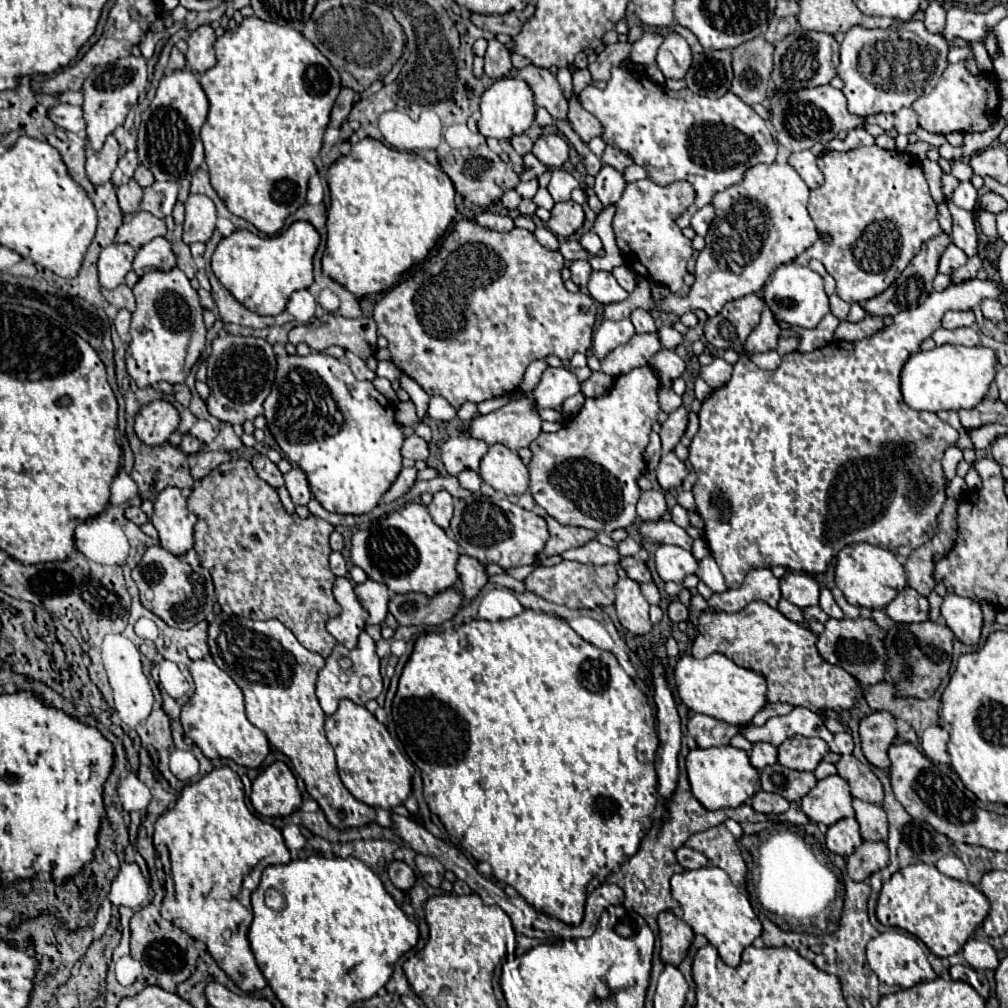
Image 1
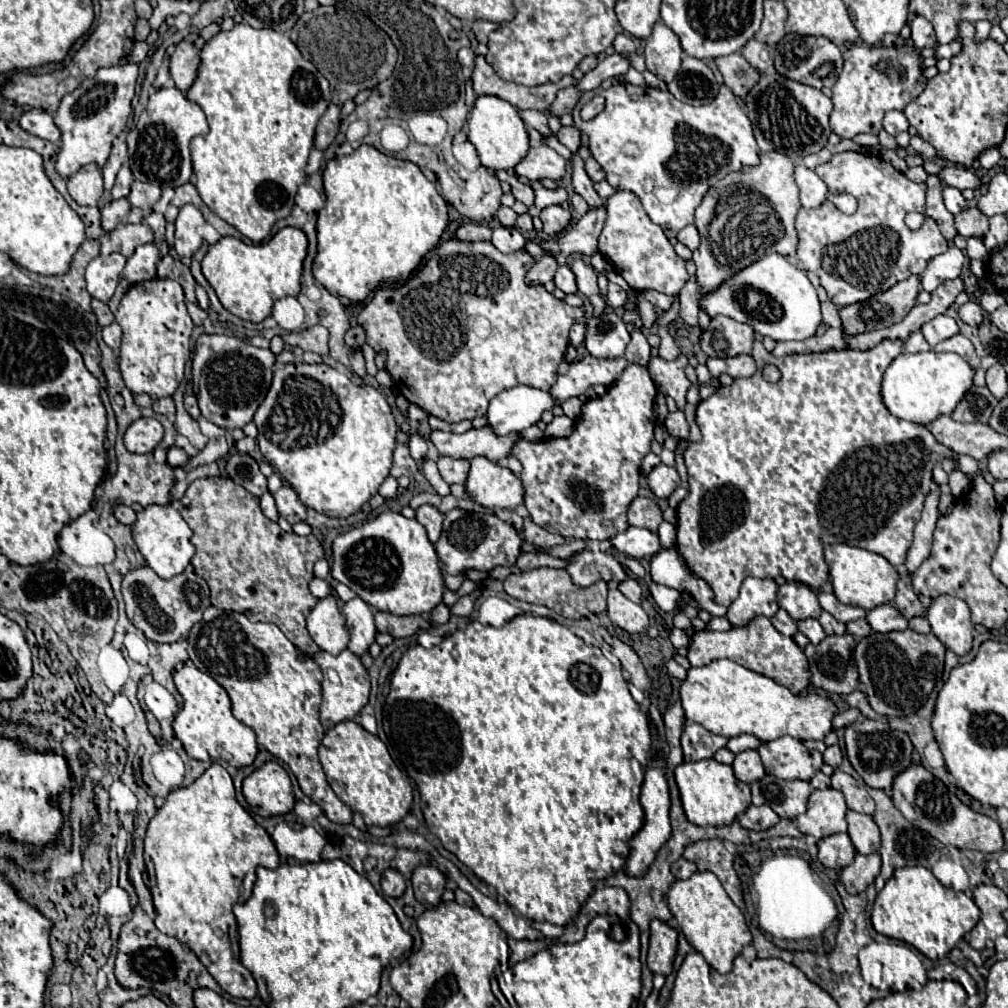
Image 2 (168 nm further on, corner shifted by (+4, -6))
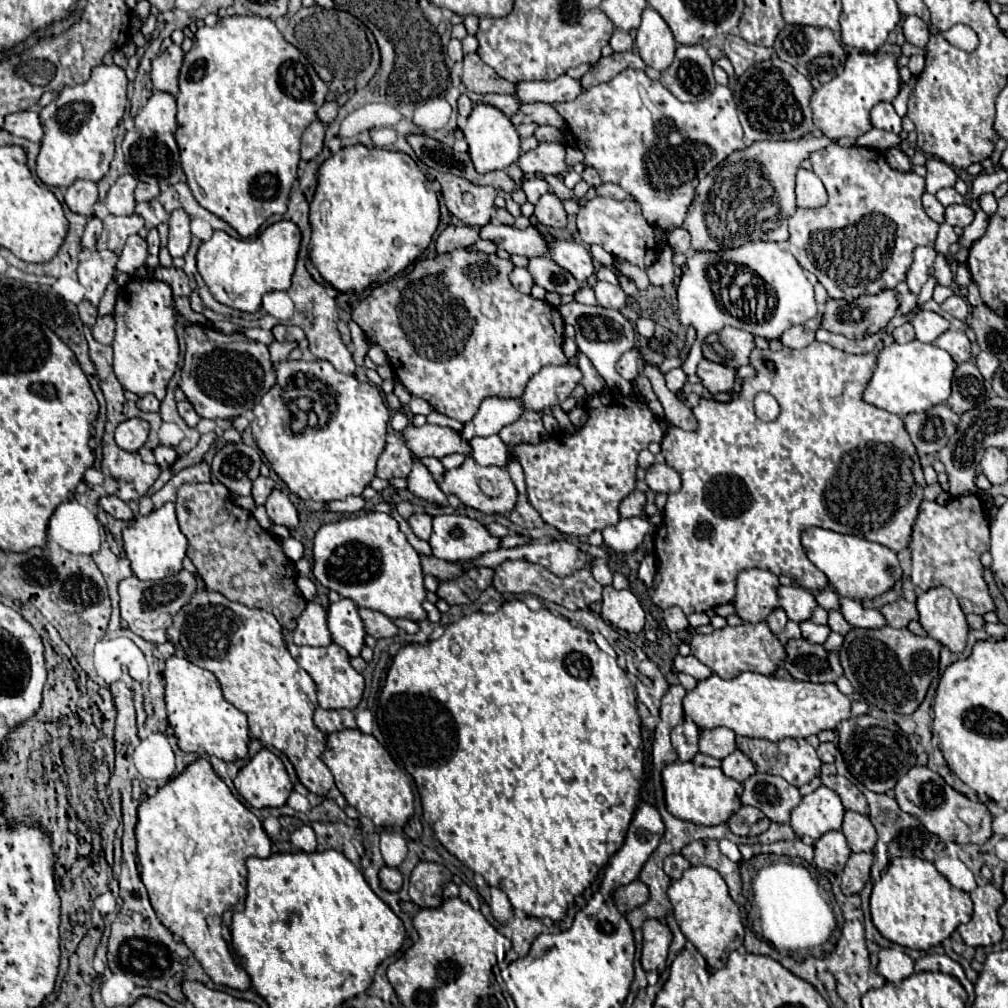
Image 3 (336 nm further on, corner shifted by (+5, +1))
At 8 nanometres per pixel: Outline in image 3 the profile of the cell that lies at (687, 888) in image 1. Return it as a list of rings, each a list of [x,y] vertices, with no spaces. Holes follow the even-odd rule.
[[[691,866],[689,870],[683,872],[681,880],[671,882],[667,894],[675,912],[675,920],[685,938],[699,950],[699,954],[711,968],[721,968],[729,952],[737,950],[743,944],[743,934],[745,934],[739,908],[731,900],[727,884],[721,878],[721,874],[713,868]]]

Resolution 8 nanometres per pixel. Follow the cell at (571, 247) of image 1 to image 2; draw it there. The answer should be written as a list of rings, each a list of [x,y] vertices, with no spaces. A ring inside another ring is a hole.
[[[546,255],[534,265],[534,271],[530,271],[530,275],[526,277],[526,283],[548,283],[554,279],[558,267],[560,267],[558,261],[554,257]]]

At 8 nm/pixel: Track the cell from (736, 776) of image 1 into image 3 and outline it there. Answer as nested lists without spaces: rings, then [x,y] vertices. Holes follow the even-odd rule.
[[[673,762],[663,768],[661,772],[663,792],[665,792],[665,806],[667,810],[687,822],[701,824],[701,826],[717,826],[725,824],[737,808],[741,808],[739,796],[743,786],[735,780],[729,780],[719,768],[695,766],[693,762]]]

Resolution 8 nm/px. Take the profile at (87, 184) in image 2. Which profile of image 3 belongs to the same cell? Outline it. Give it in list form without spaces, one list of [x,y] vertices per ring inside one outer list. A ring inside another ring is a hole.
[[[77,180],[73,186],[69,186],[65,190],[63,200],[71,212],[91,218],[95,214],[93,206],[97,202],[97,184],[89,182],[89,180]]]

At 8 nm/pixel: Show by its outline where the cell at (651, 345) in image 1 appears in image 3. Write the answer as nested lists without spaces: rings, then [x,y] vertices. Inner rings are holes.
[[[545,366],[537,372],[525,386],[521,394],[523,410],[541,412],[543,408],[559,406],[571,396],[573,388],[581,382],[581,372],[577,366]]]

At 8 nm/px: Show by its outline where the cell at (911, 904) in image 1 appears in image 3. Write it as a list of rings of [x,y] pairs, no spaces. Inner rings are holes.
[[[893,858],[881,880],[873,884],[871,892],[871,918],[875,928],[891,942],[929,950],[949,938],[959,924],[967,922],[973,914],[973,902],[967,892],[951,886],[933,862],[921,858]]]

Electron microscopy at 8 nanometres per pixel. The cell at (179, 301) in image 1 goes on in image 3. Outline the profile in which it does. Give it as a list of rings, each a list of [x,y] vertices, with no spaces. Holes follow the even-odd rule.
[[[131,278],[129,284],[125,284],[119,290],[117,296],[117,306],[113,312],[115,318],[115,340],[113,340],[113,370],[117,380],[125,390],[135,392],[137,396],[153,394],[157,400],[165,398],[165,388],[169,378],[175,374],[177,368],[177,358],[179,358],[179,344],[175,336],[175,308],[171,308],[173,292],[171,288],[161,282],[161,280],[151,280],[151,278]]]

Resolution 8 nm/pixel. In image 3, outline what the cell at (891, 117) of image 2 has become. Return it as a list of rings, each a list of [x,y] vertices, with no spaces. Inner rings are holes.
[[[881,102],[875,108],[871,108],[871,126],[899,134],[901,132],[901,118],[895,114],[895,110],[889,102]]]

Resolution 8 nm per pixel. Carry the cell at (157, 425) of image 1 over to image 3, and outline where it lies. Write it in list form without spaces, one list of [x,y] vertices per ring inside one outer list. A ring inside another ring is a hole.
[[[139,418],[125,420],[115,430],[115,444],[127,452],[137,452],[149,434],[149,424]]]

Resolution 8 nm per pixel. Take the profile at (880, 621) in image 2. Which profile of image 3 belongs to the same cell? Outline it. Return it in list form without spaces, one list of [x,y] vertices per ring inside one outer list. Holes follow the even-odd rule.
[[[839,598],[843,618],[855,628],[881,628],[885,618],[875,608],[865,608],[861,602],[851,598]]]

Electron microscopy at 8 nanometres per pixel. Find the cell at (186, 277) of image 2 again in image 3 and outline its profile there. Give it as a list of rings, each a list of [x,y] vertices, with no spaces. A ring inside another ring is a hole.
[[[157,268],[153,272],[155,278],[167,282],[173,290],[173,296],[189,296],[193,290],[189,288],[189,278],[185,276],[183,270],[177,270],[177,268]]]

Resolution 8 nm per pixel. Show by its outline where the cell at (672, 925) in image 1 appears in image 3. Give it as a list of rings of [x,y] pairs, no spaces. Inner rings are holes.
[[[645,920],[643,948],[641,948],[641,966],[645,972],[661,974],[665,970],[669,944],[671,944],[671,930],[659,920]]]

